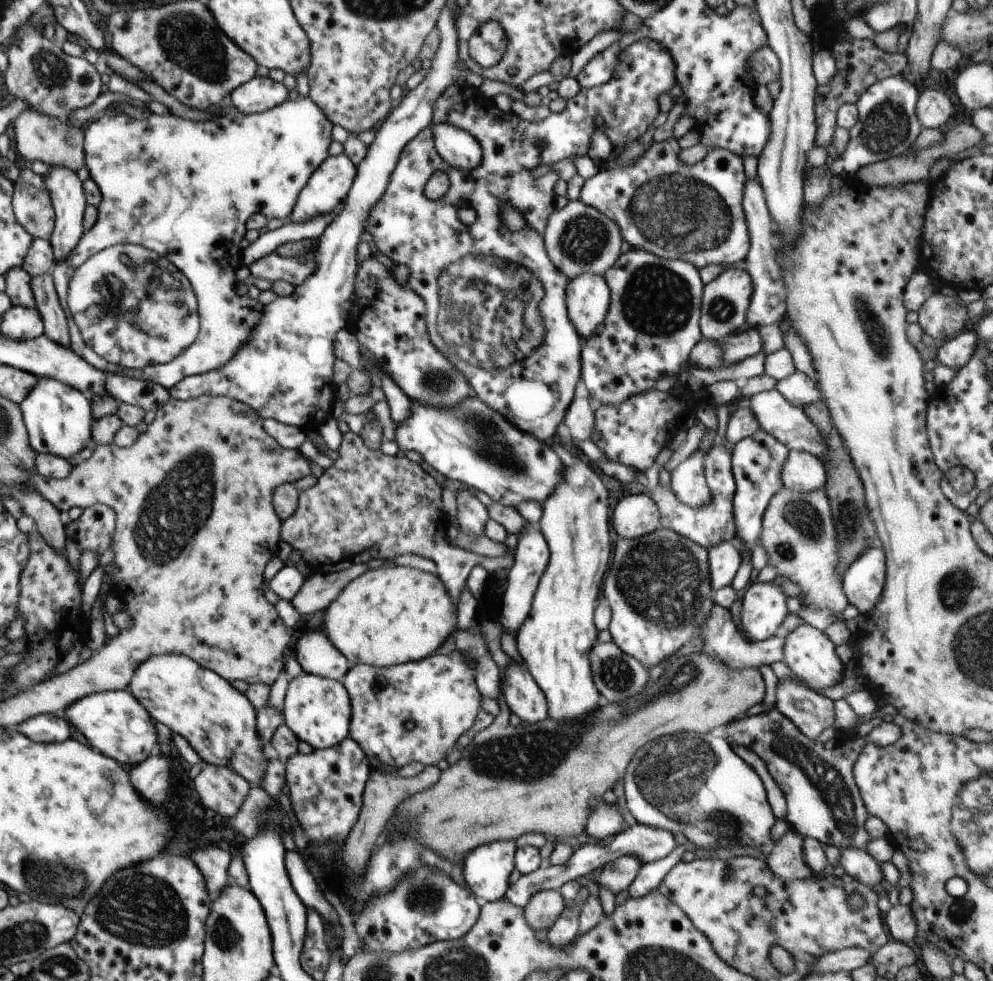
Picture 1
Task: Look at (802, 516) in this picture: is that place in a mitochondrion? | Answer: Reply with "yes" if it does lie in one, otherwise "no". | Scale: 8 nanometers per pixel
yes

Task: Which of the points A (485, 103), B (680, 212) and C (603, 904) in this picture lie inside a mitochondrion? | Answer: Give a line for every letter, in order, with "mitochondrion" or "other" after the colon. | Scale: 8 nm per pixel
A: other
B: mitochondrion
C: other

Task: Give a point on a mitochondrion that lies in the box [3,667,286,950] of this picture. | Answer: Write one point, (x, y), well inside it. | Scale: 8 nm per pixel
(138, 907)

